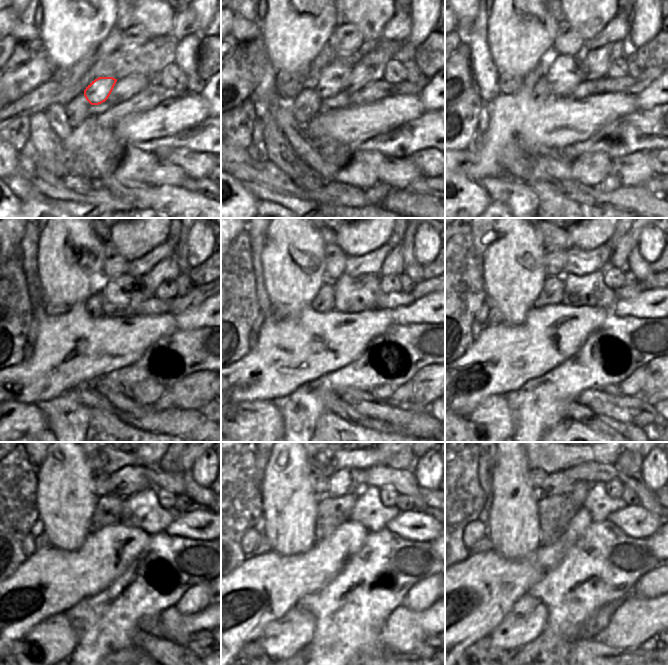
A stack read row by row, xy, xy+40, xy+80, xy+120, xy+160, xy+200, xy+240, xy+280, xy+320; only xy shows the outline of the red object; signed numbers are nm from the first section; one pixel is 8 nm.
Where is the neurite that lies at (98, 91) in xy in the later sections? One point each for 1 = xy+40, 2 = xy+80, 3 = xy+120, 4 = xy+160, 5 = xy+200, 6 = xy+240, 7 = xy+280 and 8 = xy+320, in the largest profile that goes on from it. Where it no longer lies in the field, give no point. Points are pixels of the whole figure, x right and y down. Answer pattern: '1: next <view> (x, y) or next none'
1: next xy+40 (335, 78)
2: next xy+80 (564, 75)
3: next xy+120 (121, 296)
4: next xy+160 (351, 294)
5: next xy+200 (579, 290)
6: next xy+240 (142, 510)
7: next xy+280 (369, 511)
8: next xy+320 (597, 502)

